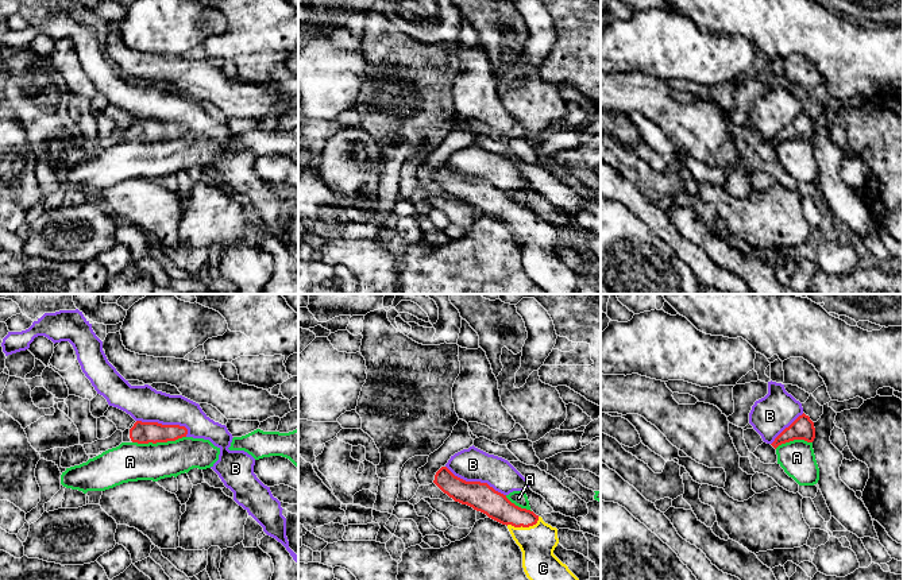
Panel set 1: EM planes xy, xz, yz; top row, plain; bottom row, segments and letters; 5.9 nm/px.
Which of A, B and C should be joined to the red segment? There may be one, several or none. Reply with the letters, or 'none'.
C

